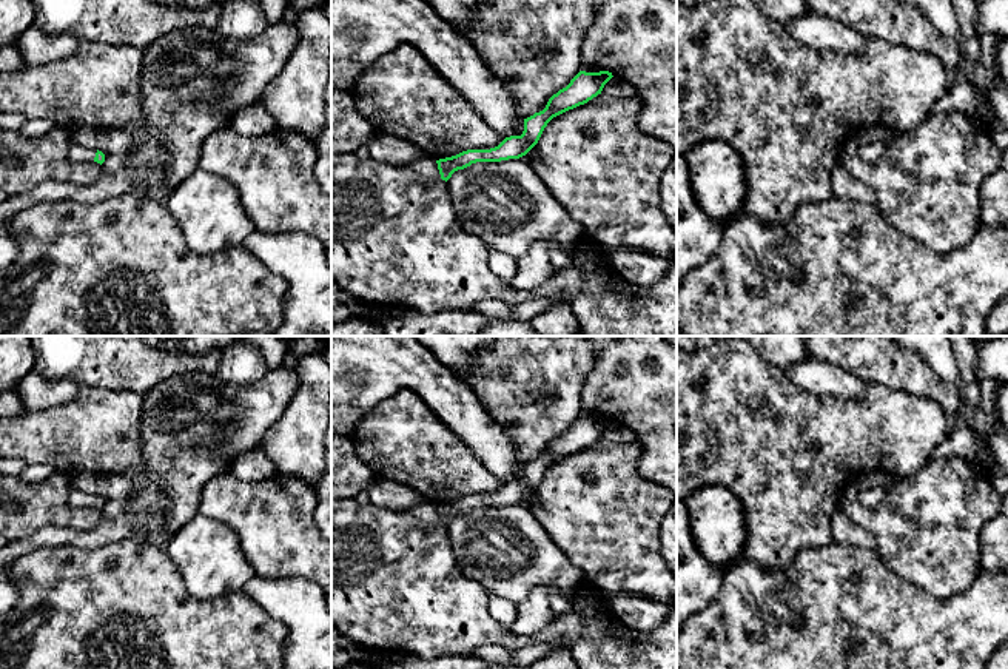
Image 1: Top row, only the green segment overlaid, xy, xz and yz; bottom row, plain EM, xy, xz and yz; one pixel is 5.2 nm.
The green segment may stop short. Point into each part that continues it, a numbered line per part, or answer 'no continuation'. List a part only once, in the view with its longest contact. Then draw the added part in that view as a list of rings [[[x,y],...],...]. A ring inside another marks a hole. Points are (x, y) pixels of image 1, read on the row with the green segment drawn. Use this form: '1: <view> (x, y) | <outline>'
1: xy (77, 153) | [[[74,140],[69,150],[69,157],[72,162],[94,162],[96,153],[96,148],[86,148]]]

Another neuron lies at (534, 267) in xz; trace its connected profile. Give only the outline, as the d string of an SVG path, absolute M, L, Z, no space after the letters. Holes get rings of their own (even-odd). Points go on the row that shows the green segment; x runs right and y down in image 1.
M539 239L516 259L516 270L507 284L518 290L532 290L549 281L553 270L549 245Z

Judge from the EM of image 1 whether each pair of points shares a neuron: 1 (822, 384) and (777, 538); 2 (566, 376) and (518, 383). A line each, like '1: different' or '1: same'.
1: different
2: same

